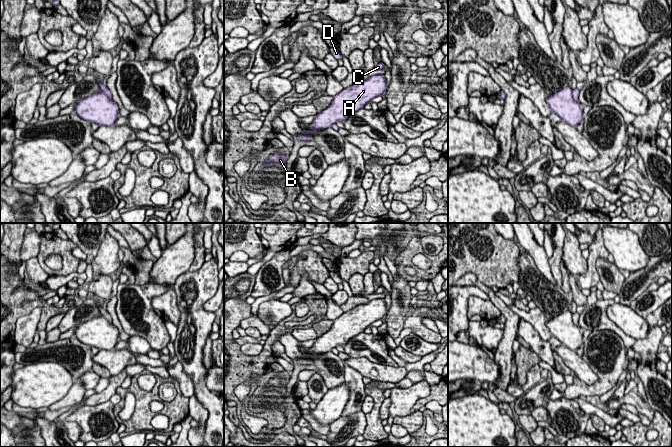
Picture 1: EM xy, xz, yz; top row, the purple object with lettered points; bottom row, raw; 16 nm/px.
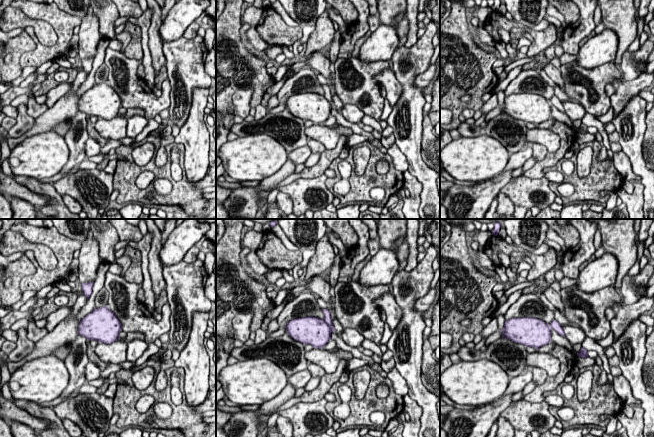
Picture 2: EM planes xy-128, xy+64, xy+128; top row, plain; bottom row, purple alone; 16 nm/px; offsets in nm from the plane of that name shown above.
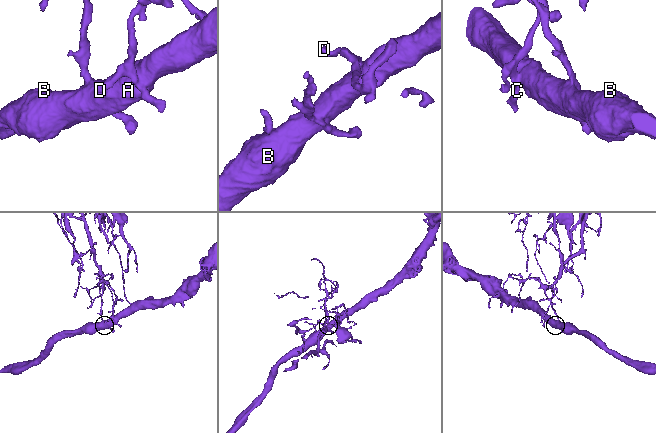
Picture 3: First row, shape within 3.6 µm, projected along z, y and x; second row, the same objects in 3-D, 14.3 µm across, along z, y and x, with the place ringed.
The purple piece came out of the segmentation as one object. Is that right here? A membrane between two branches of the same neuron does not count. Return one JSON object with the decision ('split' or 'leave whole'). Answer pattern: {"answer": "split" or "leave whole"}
{"answer": "split"}

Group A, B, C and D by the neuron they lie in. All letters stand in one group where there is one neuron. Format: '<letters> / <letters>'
A B / C D

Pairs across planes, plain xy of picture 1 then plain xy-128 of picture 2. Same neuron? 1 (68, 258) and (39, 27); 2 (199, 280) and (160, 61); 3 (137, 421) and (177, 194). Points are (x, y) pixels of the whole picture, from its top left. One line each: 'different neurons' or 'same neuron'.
1: different neurons
2: different neurons
3: same neuron

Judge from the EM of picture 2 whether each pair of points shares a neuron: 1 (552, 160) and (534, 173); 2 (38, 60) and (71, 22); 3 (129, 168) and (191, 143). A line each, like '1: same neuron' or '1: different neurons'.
1: same neuron
2: same neuron
3: different neurons

